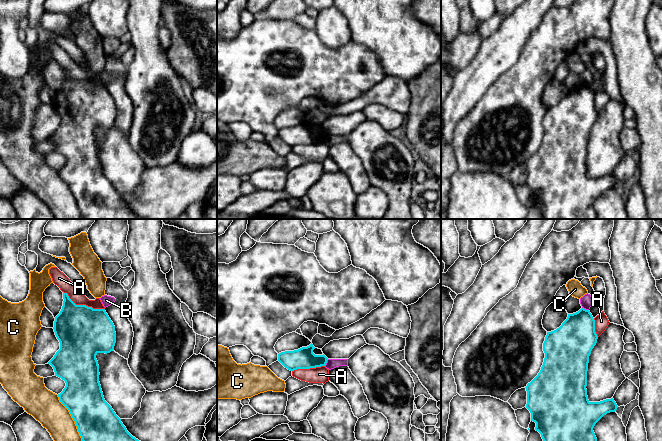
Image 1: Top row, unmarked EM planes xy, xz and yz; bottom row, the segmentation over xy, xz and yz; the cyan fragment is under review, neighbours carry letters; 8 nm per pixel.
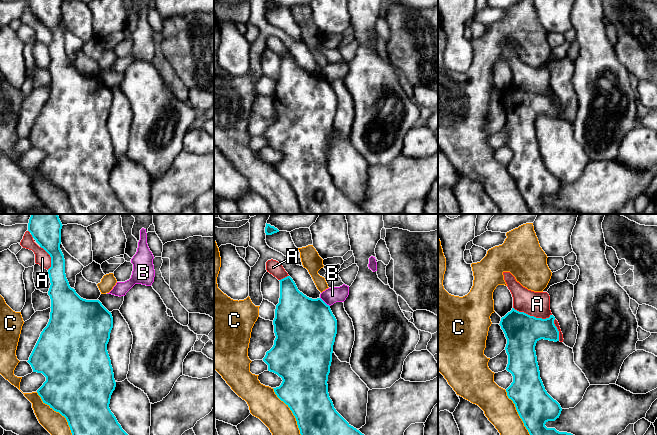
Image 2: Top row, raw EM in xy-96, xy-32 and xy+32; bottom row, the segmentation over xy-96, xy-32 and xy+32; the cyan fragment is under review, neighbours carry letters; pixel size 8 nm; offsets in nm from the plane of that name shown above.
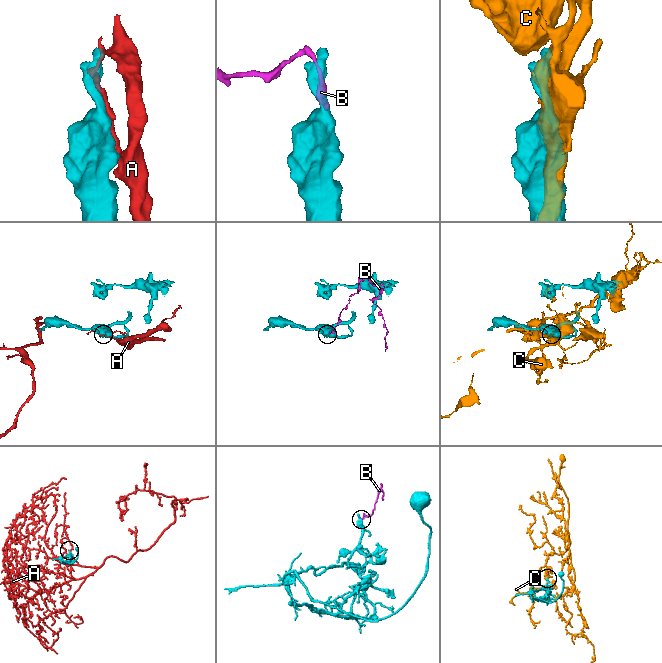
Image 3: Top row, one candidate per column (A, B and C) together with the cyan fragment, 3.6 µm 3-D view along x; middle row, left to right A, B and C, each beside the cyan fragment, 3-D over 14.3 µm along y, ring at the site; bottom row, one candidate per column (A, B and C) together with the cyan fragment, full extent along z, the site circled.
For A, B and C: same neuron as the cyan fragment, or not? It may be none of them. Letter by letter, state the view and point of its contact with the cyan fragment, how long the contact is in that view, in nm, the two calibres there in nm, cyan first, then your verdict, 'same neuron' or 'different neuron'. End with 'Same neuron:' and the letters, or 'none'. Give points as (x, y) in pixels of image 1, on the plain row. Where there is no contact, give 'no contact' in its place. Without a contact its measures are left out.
A: meets cyan in xy at (83, 81); contact 360 nm long; 400 nm thick on the cyan side, 110 nm on the other; different neuron
B: meets cyan in xz at (326, 138); contact 70 nm long; 170 nm thick on the cyan side, 80 nm on the other; different neuron
C: meets cyan in xy at (73, 195); contact 440 nm long; 340 nm thick on the cyan side, 260 nm on the other; different neuron
Same neuron: none

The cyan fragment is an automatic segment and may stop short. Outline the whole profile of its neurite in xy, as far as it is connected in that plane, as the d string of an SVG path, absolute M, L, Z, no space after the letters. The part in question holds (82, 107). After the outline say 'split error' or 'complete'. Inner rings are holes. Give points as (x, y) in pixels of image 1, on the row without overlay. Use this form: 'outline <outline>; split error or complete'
outline M64 68L63 75L53 103L60 125L48 140L66 159L58 173L75 197L83 219L144 219L127 207L105 177L99 158L96 131L114 126L113 98L105 85L76 81Z; complete

